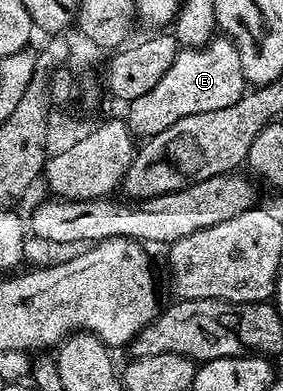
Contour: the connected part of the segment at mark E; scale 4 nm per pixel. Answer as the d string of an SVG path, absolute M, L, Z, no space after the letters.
M216 35L199 49L180 48L177 59L173 59L173 67L165 71L157 87L153 87L153 91L145 91L141 99L133 99L126 106L127 127L136 138L152 137L177 123L177 119L185 119L185 115L233 107L233 103L242 99L248 85L241 67L241 55L237 55L234 41L230 41L226 35Z

